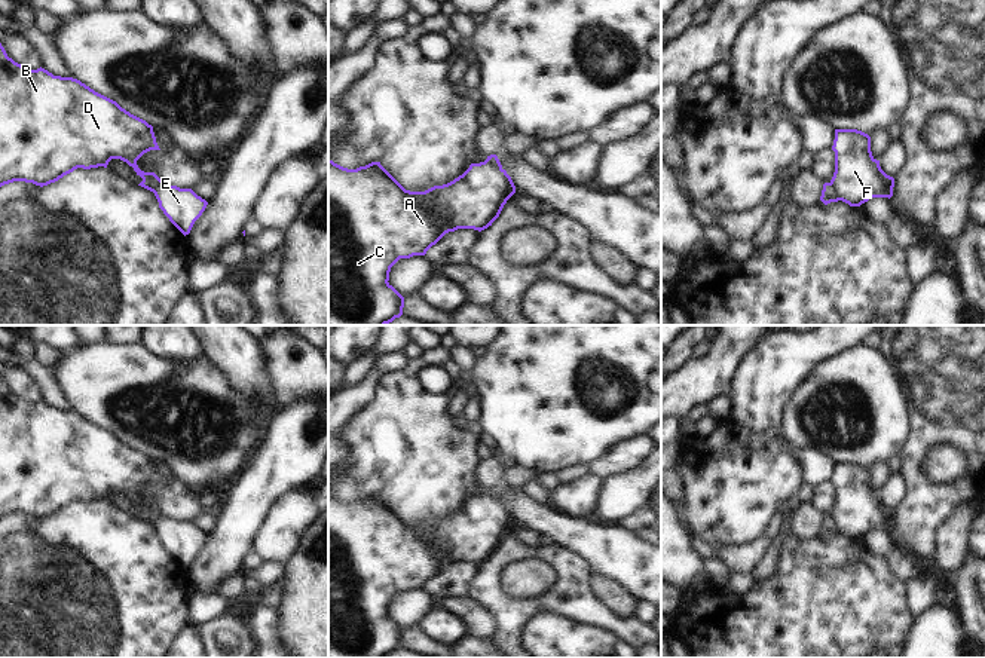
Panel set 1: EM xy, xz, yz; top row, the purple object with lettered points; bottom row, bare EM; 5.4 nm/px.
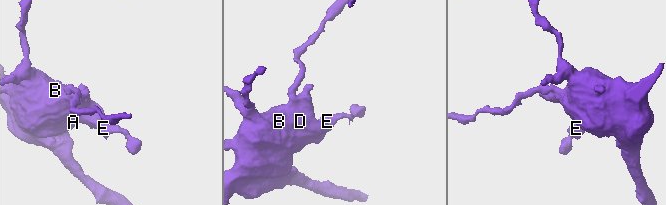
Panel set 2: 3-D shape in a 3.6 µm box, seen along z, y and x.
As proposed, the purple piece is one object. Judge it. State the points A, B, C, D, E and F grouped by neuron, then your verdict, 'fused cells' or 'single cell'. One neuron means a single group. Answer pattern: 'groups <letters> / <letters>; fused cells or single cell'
groups A B C D F / E; fused cells

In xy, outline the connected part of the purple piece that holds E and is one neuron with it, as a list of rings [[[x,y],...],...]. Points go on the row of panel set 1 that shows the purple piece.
[[[165,183],[157,186],[153,193],[159,202],[159,208],[184,236],[190,233],[195,221],[208,205],[192,189],[180,189]]]

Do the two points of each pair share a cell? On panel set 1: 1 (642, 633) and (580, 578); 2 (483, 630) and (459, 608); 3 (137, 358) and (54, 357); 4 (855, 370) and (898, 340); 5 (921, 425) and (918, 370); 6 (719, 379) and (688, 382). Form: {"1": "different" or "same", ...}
{"1": "same", "2": "same", "3": "different", "4": "different", "5": "same", "6": "same"}

